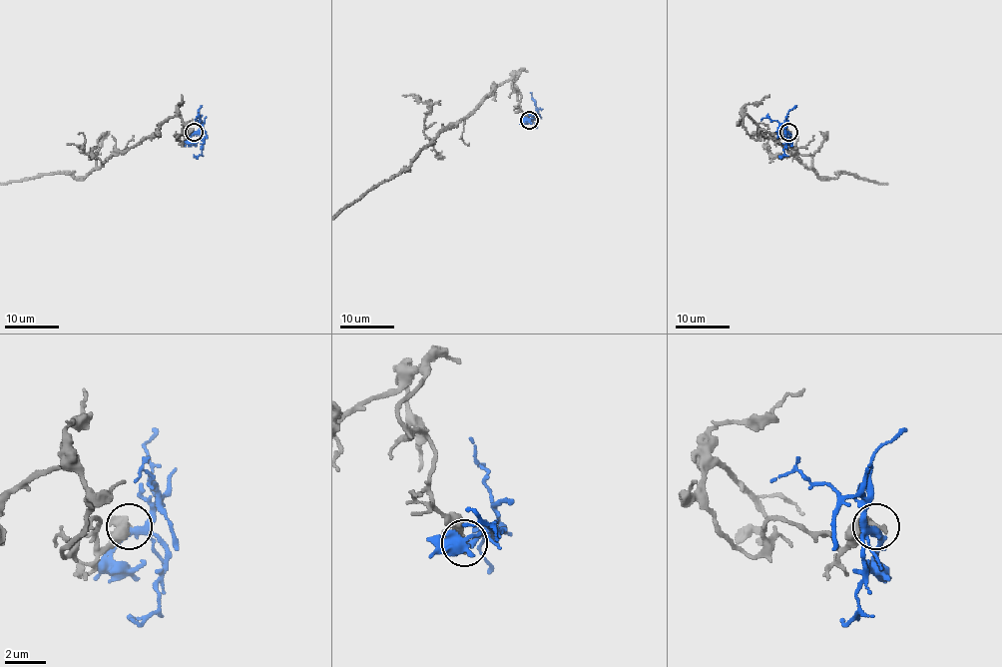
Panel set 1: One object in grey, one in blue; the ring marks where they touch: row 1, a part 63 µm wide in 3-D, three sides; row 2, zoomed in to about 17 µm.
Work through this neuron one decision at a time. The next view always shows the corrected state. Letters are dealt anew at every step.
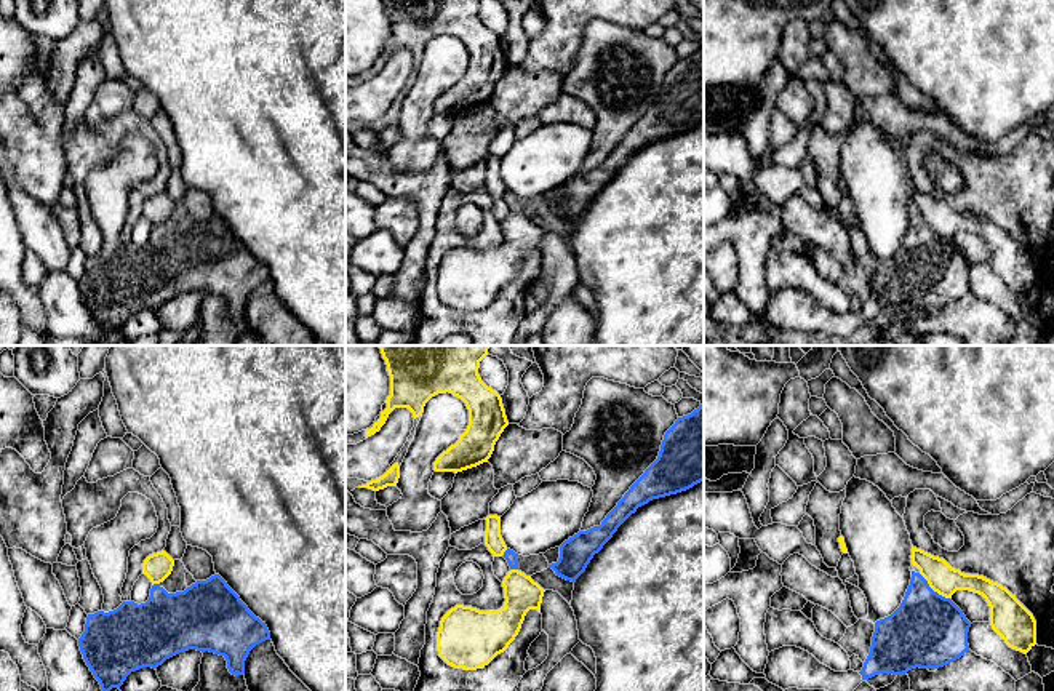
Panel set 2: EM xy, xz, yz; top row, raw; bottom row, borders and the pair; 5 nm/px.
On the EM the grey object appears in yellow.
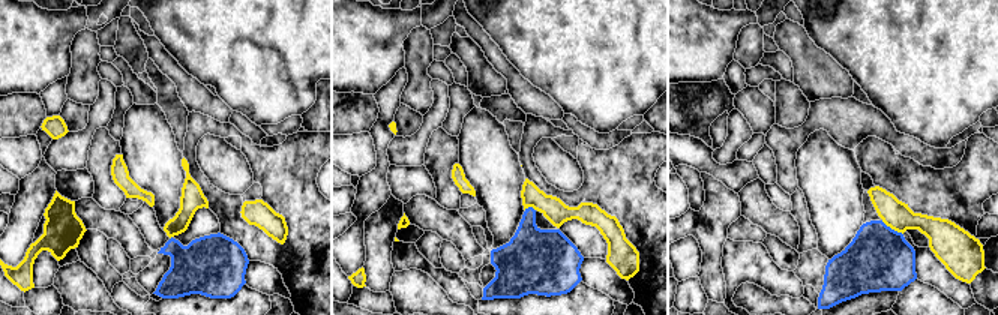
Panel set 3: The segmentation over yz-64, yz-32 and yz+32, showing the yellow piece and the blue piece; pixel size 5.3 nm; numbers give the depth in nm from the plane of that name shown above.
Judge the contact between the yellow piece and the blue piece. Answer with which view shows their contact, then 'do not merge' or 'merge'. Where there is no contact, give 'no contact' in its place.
yz | do not merge

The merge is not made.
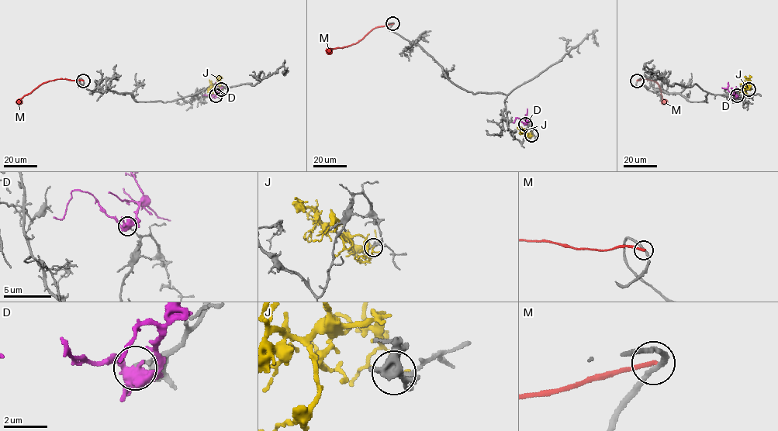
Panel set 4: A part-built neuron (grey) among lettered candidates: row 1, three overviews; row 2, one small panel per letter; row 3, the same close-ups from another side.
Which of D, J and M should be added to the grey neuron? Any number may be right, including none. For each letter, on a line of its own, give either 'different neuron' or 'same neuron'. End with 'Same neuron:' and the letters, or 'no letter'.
D: different neuron
J: different neuron
M: different neuron
Same neuron: no letter

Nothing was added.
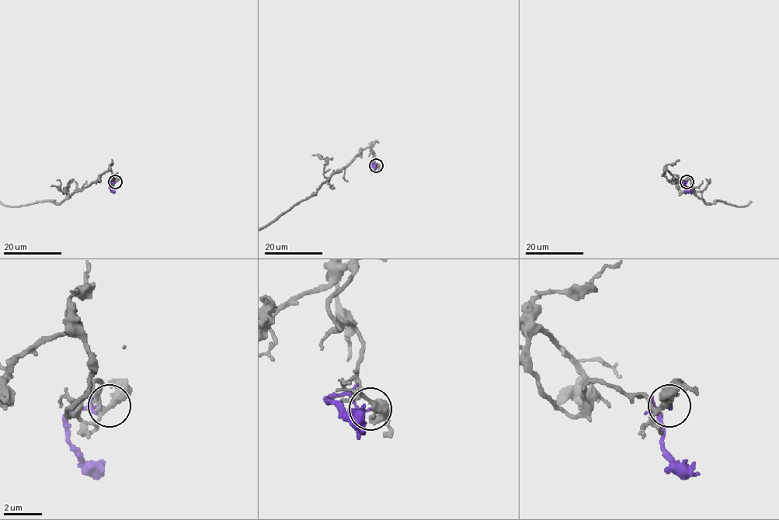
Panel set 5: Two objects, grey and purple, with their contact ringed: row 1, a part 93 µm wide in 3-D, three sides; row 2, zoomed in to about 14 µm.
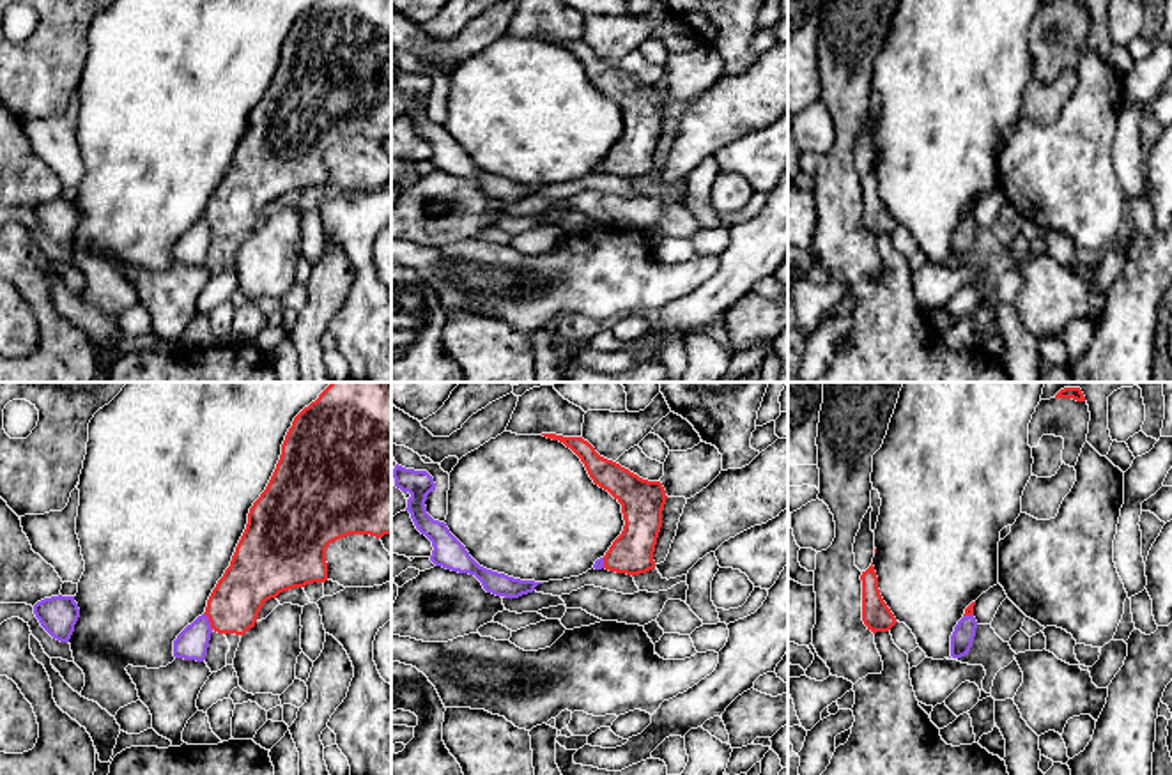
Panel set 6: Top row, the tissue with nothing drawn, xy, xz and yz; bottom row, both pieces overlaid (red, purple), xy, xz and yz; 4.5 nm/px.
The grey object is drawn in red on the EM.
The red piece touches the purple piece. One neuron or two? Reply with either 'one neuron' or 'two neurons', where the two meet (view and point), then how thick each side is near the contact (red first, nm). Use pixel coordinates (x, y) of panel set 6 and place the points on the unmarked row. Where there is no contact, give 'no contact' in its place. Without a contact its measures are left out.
two neurons | xy (209, 225) | 240/150 nm

